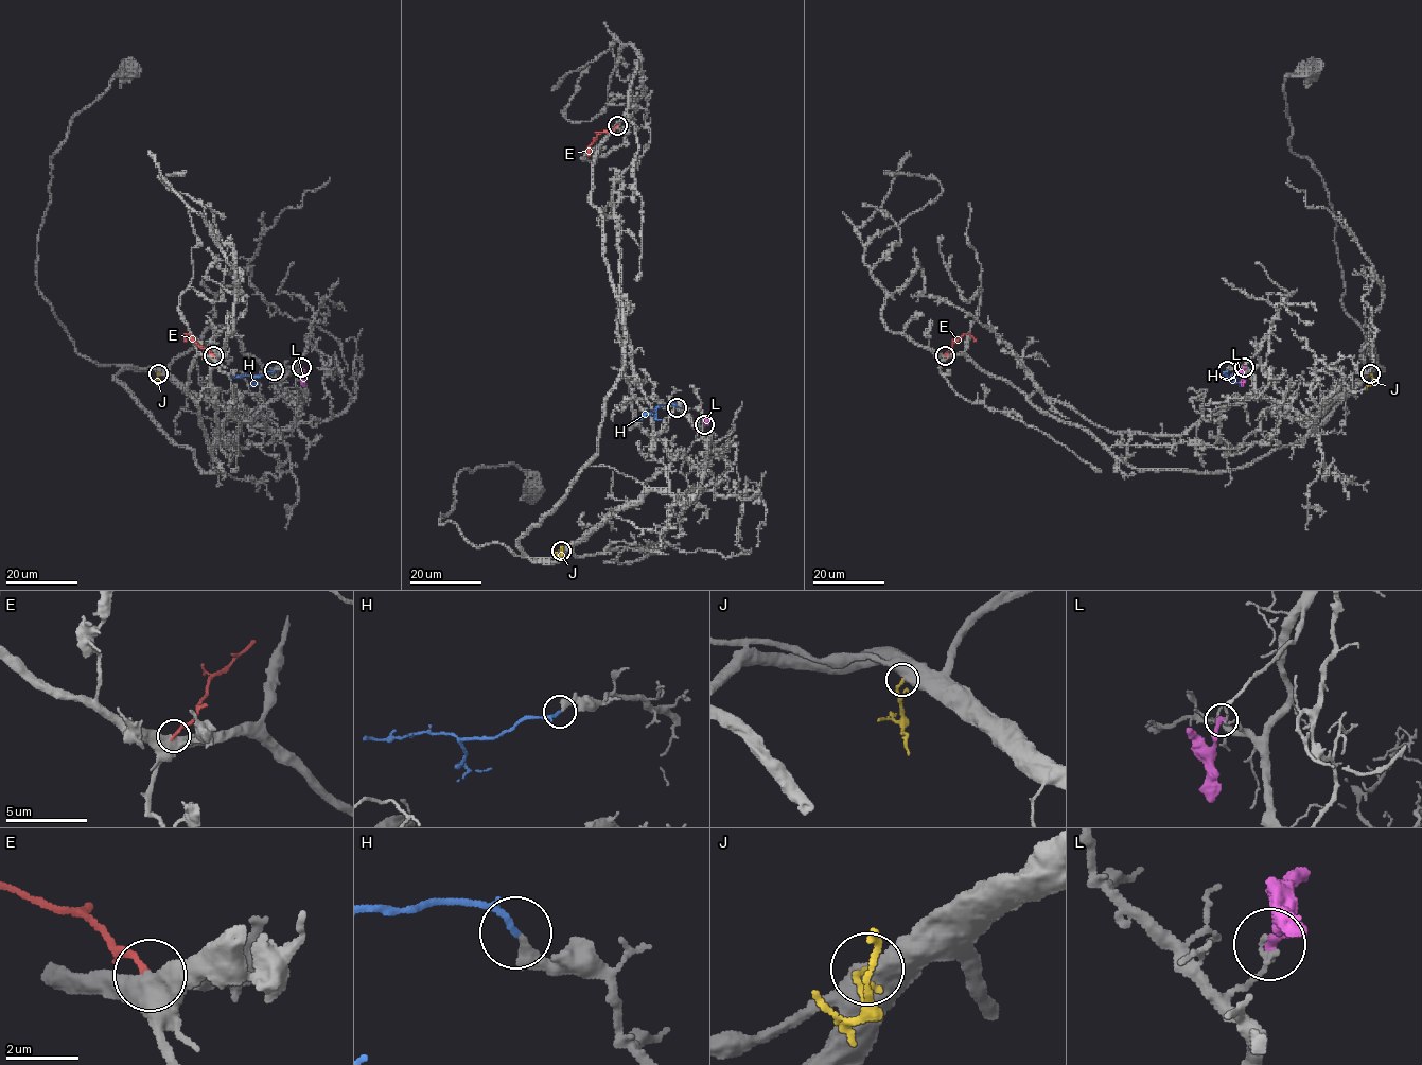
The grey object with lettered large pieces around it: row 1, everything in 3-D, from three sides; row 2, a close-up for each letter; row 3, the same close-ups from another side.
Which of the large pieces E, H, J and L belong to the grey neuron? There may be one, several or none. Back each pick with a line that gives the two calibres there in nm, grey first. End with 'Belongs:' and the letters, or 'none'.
H: 320/120 nm
Belongs: H

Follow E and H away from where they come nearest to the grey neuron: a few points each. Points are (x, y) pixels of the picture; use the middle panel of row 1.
E: (617, 125), (600, 133), (589, 155)
H: (677, 407), (660, 404), (638, 419), (634, 417)

